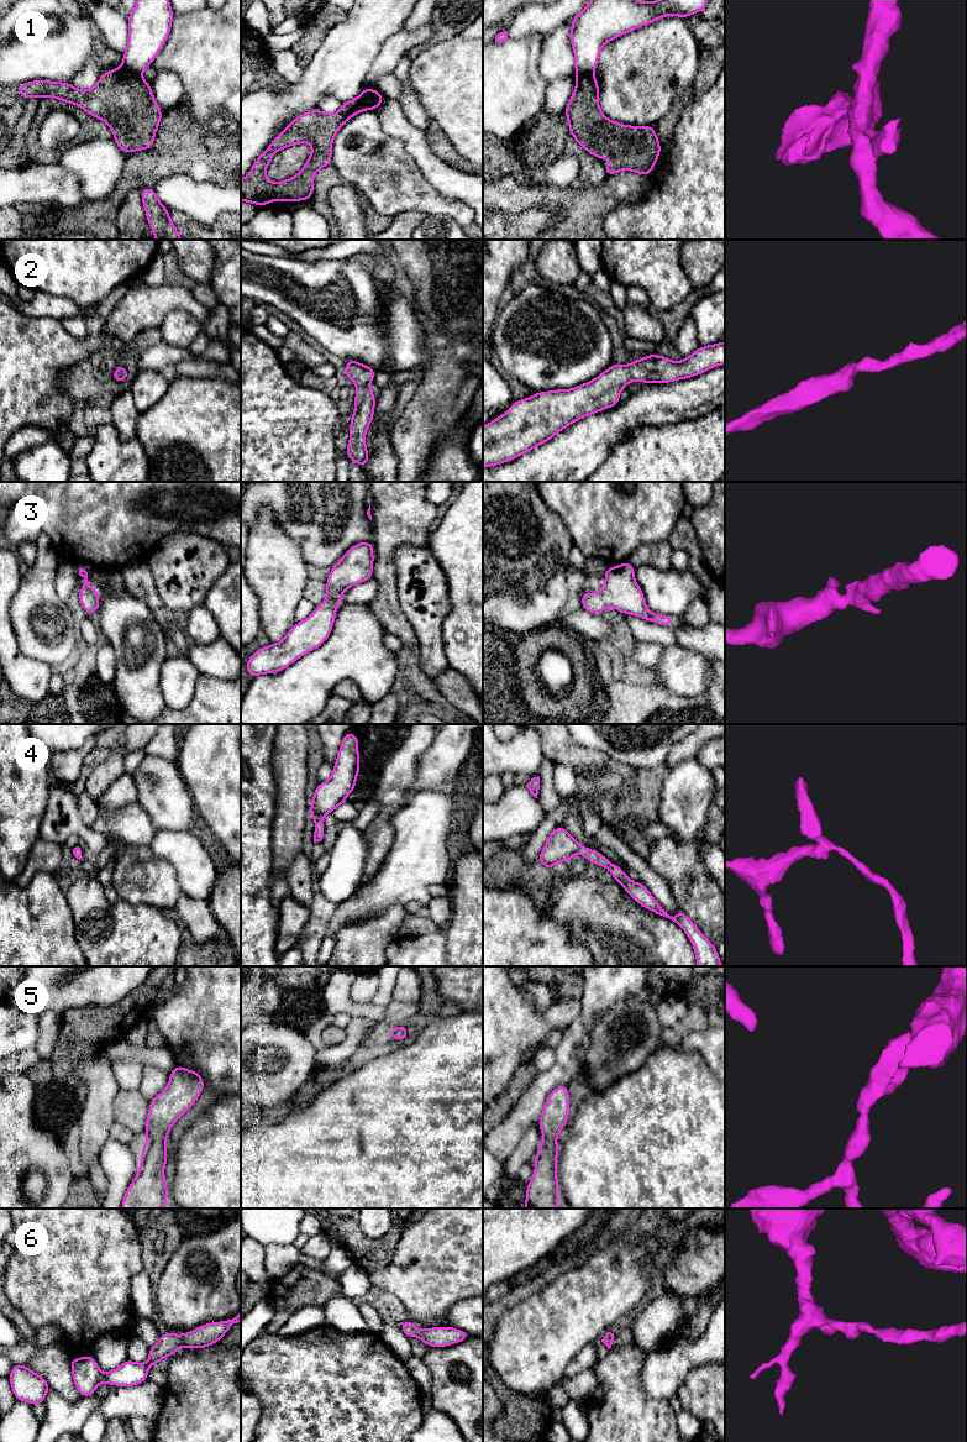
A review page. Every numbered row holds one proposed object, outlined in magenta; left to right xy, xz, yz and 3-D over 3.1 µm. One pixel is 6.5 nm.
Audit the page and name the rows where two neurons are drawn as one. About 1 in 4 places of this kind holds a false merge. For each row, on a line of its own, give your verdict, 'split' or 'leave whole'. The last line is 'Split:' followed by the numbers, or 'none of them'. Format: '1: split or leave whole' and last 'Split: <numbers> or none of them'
1: split
2: leave whole
3: leave whole
4: leave whole
5: leave whole
6: leave whole
Split: 1

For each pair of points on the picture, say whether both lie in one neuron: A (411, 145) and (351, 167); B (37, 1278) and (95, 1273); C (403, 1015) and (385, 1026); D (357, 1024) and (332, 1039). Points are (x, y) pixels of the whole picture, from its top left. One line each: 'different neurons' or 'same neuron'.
A: different neurons
B: same neuron
C: same neuron
D: different neurons

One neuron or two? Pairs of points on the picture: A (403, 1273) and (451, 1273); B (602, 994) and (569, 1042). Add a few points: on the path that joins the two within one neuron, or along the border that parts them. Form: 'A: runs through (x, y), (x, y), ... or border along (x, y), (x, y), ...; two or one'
A: runs through (415, 1273), (439, 1273); one
B: runs through (592, 1006), (578, 1029); one

